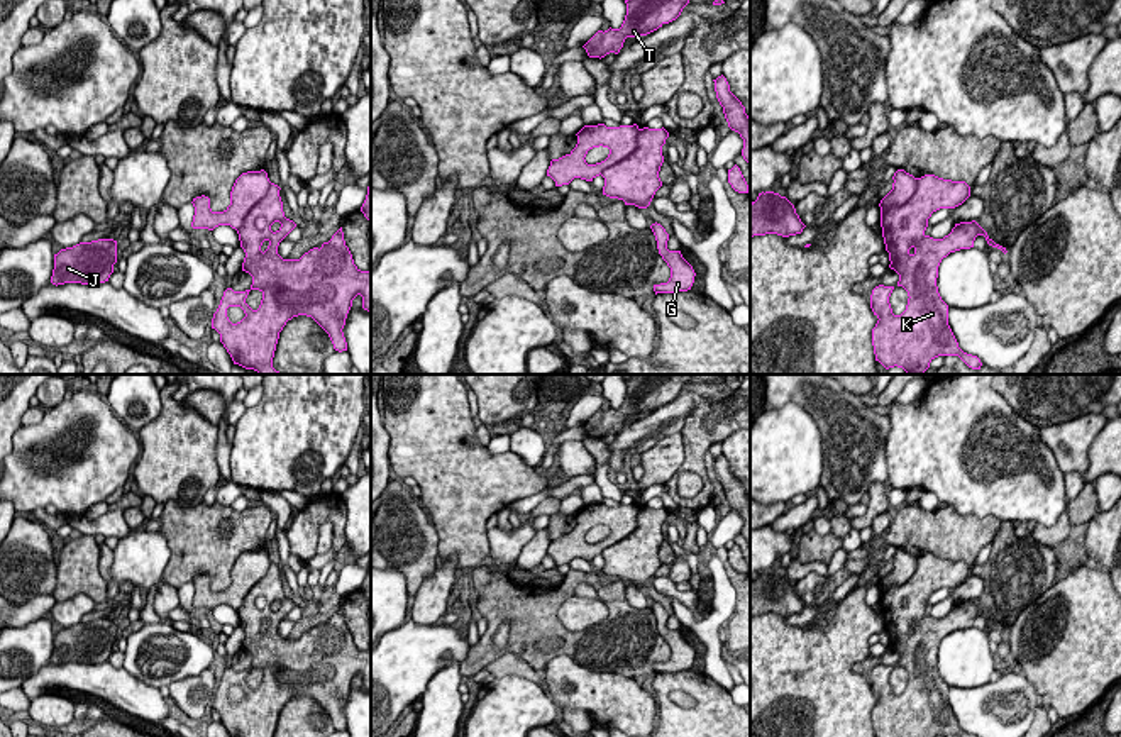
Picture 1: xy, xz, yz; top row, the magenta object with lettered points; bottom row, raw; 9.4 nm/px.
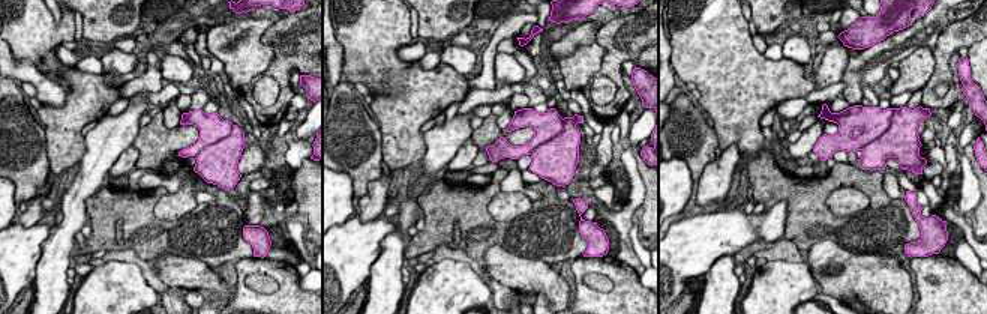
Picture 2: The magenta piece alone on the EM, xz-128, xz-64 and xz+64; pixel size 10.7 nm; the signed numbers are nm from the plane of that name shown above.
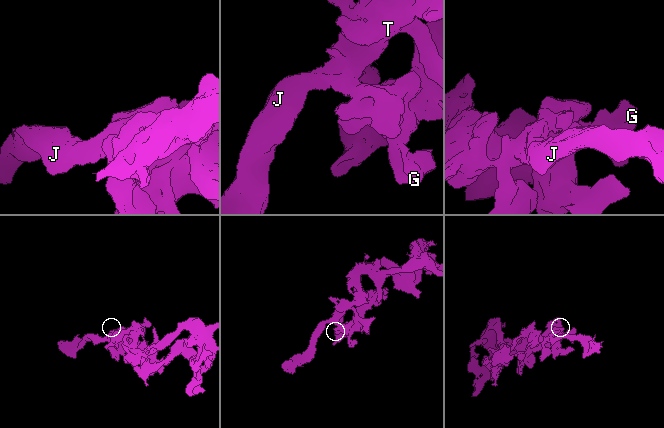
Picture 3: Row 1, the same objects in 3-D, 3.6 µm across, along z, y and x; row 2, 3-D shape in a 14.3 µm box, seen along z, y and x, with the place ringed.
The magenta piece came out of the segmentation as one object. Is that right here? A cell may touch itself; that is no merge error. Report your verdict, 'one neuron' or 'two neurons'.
two neurons

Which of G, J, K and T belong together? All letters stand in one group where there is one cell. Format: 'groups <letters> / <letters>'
groups G K / J T

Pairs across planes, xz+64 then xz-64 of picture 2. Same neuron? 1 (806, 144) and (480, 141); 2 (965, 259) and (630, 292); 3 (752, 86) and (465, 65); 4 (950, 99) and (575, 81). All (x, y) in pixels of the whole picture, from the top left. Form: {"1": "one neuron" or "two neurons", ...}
{"1": "two neurons", "2": "two neurons", "3": "two neurons", "4": "two neurons"}

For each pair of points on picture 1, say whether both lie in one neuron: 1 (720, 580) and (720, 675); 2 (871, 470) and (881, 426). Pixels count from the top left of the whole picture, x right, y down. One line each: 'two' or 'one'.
1: one
2: one

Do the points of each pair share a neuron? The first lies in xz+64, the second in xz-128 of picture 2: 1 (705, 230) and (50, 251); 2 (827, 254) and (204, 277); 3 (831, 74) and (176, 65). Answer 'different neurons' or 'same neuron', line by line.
1: different neurons
2: same neuron
3: same neuron

